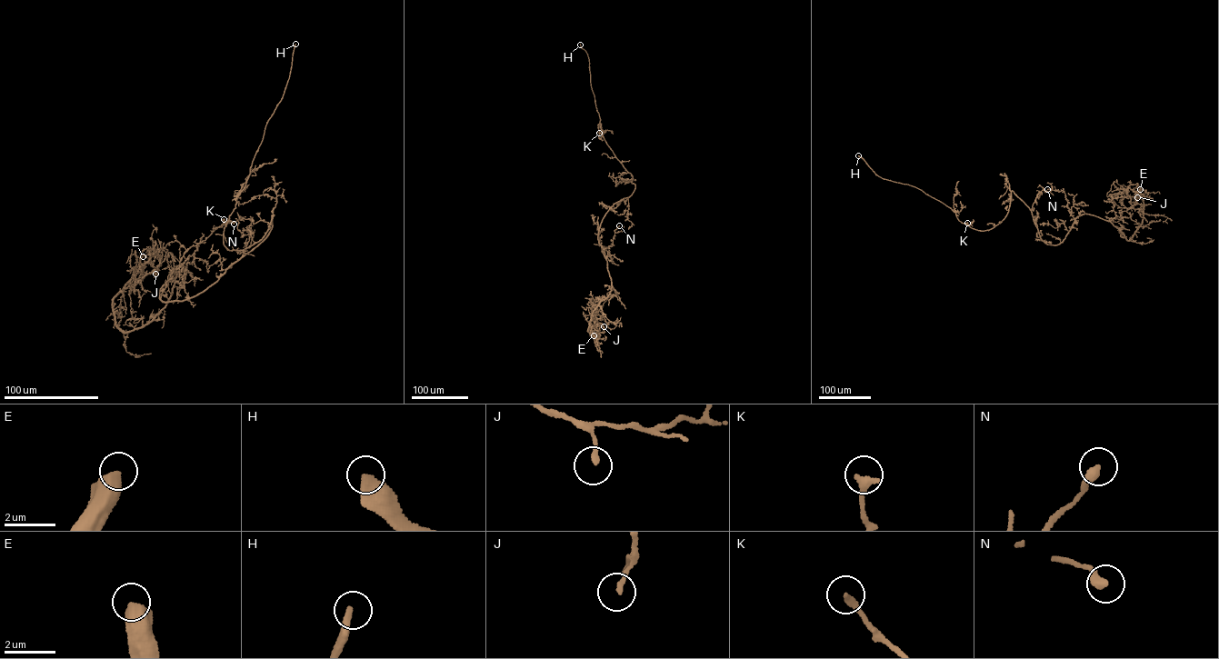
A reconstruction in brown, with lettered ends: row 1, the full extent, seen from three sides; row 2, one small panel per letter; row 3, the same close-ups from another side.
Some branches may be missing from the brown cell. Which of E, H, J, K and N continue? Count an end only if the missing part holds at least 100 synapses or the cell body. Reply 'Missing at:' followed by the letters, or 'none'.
Missing at: E, H

